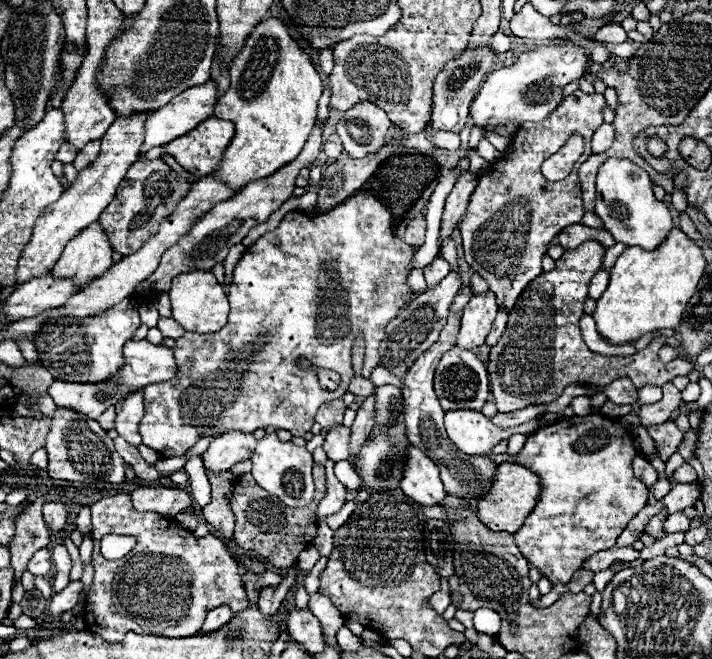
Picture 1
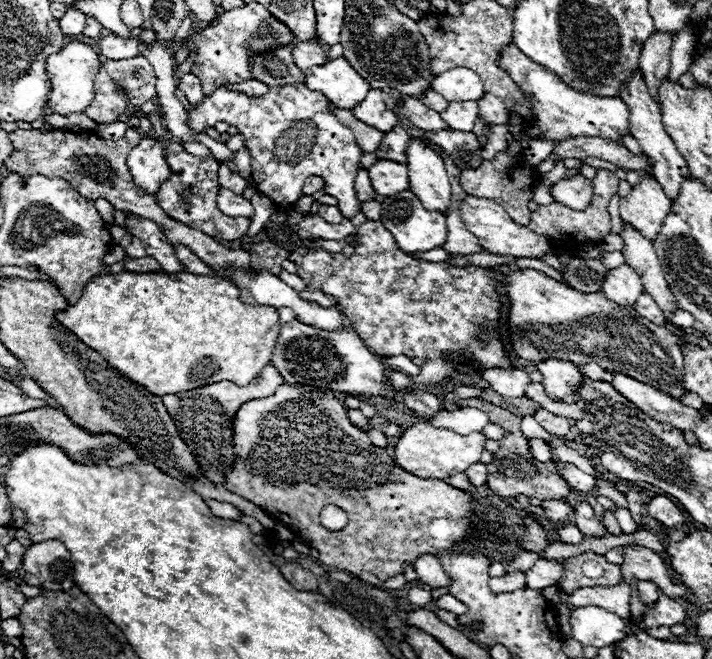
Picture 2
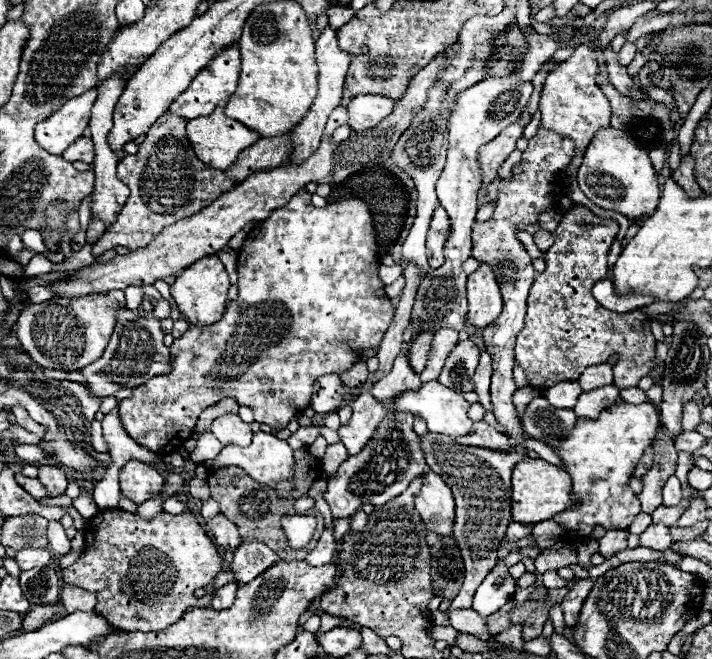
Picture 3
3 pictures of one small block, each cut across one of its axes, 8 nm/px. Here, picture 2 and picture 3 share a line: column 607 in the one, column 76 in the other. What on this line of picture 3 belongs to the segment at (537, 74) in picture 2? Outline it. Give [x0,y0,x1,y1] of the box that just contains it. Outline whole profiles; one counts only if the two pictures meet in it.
[36,88,96,156]

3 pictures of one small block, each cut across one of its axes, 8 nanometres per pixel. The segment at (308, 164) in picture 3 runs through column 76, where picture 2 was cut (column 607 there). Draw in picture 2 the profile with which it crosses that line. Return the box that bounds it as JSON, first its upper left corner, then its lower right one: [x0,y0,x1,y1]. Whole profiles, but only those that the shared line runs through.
[602,264,644,306]

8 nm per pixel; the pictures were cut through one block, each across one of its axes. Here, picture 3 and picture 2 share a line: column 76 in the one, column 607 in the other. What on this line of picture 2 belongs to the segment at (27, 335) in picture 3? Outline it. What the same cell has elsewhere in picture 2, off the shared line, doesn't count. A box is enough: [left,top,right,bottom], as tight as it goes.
[504,268,686,400]

